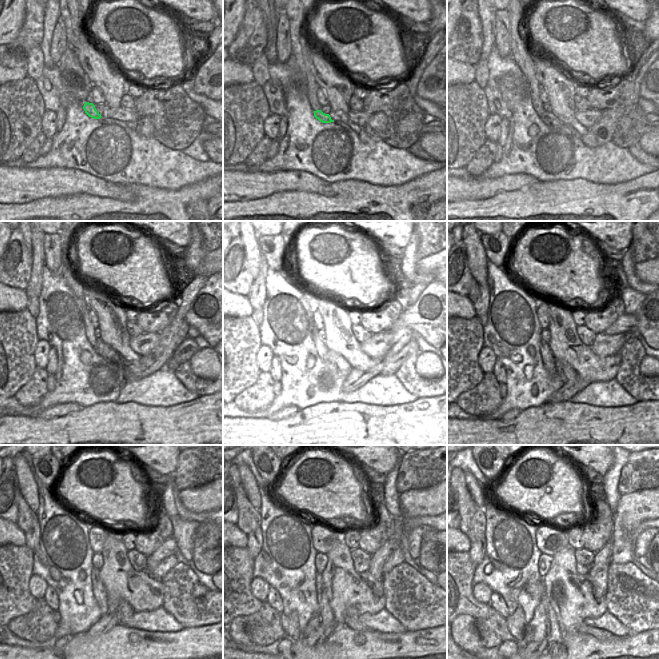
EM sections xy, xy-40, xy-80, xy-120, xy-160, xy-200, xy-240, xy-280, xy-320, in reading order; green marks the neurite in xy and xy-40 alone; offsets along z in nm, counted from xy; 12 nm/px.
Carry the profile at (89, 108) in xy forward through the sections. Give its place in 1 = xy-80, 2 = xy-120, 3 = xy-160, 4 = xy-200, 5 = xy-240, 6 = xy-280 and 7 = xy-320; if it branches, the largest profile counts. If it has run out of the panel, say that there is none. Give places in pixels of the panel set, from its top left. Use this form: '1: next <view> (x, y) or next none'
1: next xy-80 (549, 118)
2: next xy-120 (104, 350)
3: next xy-160 (343, 366)
4: next xy-200 (570, 375)
5: next xy-240 (126, 614)
6: next xy-280 (351, 620)
7: next xy-320 (598, 633)

